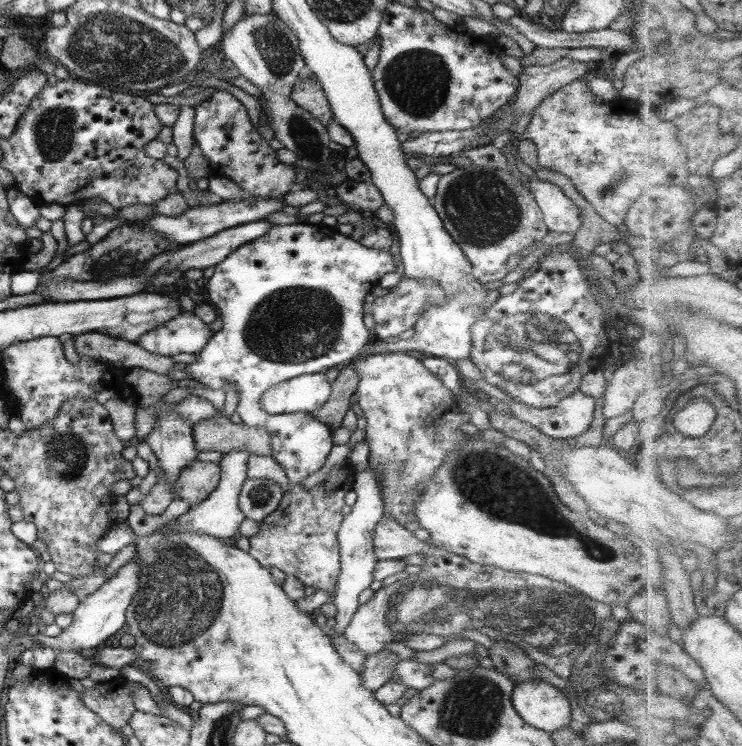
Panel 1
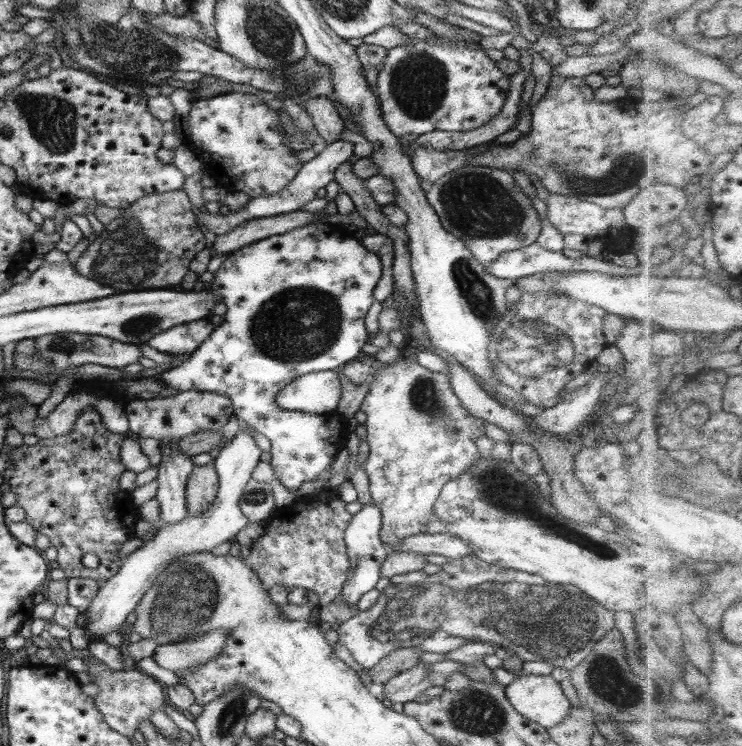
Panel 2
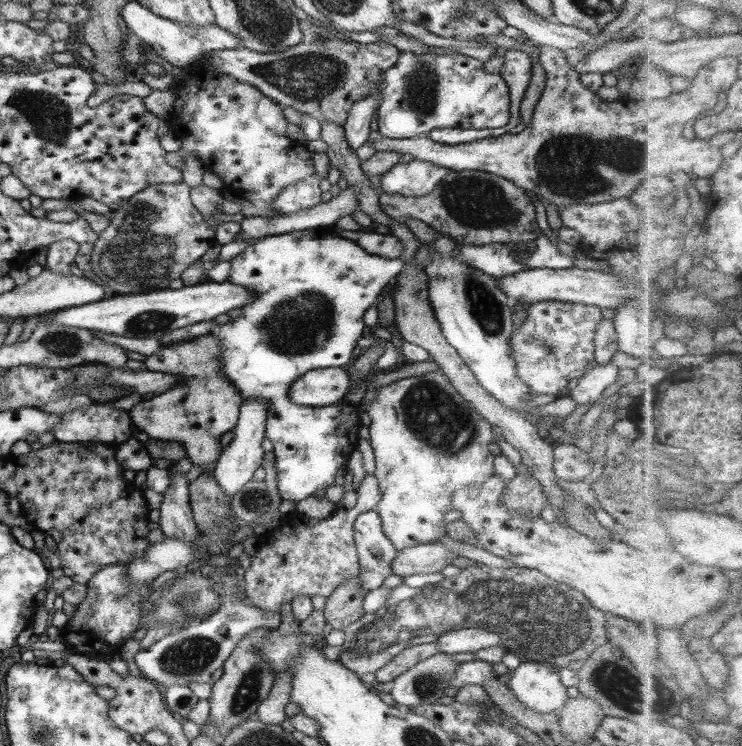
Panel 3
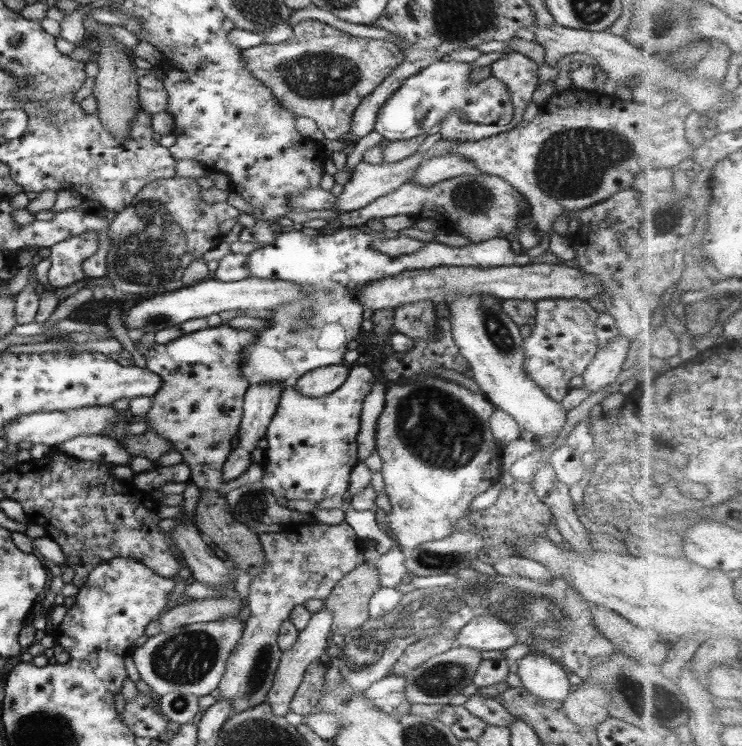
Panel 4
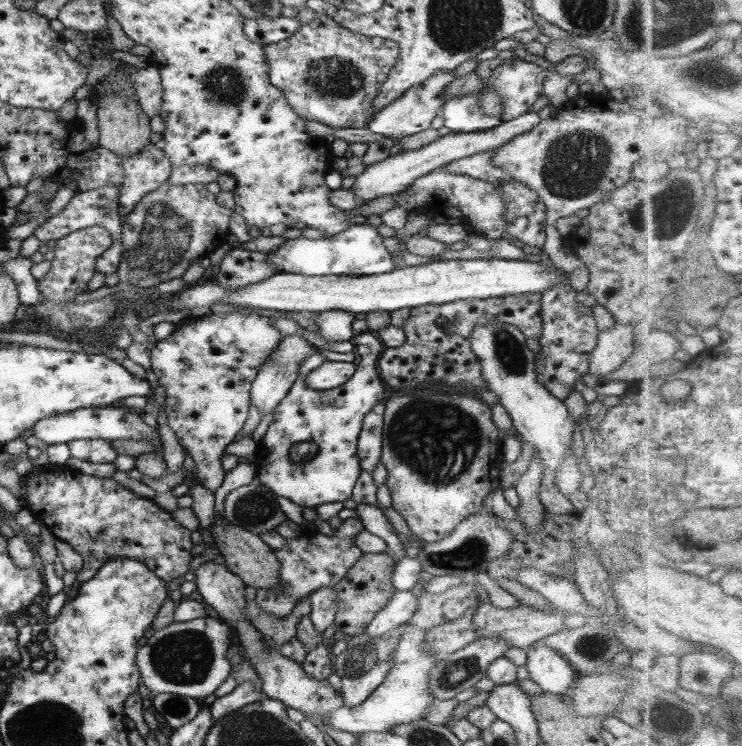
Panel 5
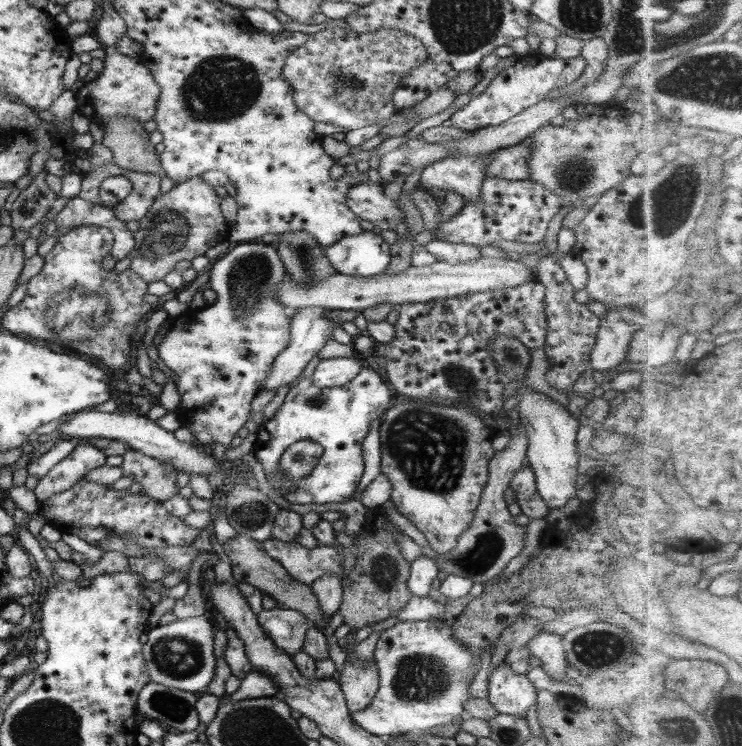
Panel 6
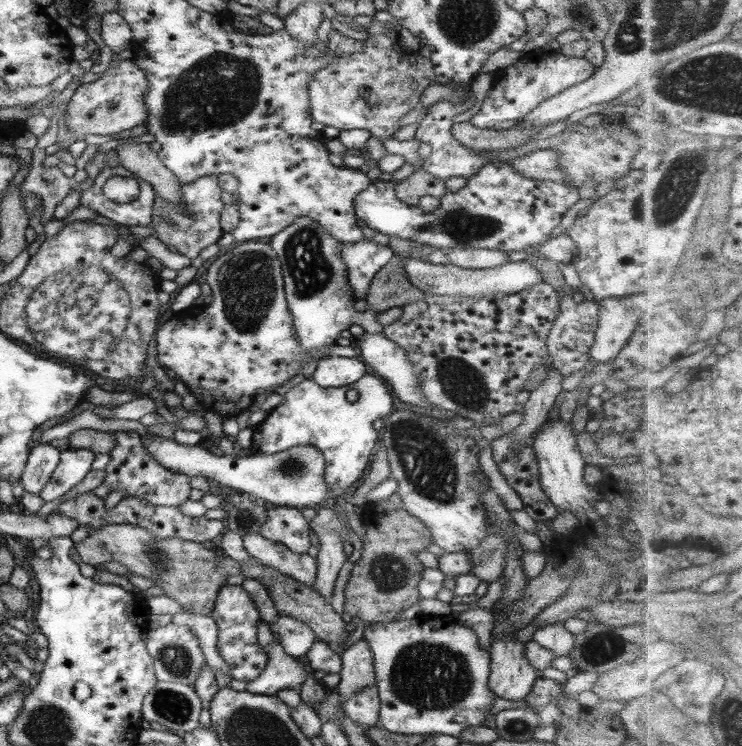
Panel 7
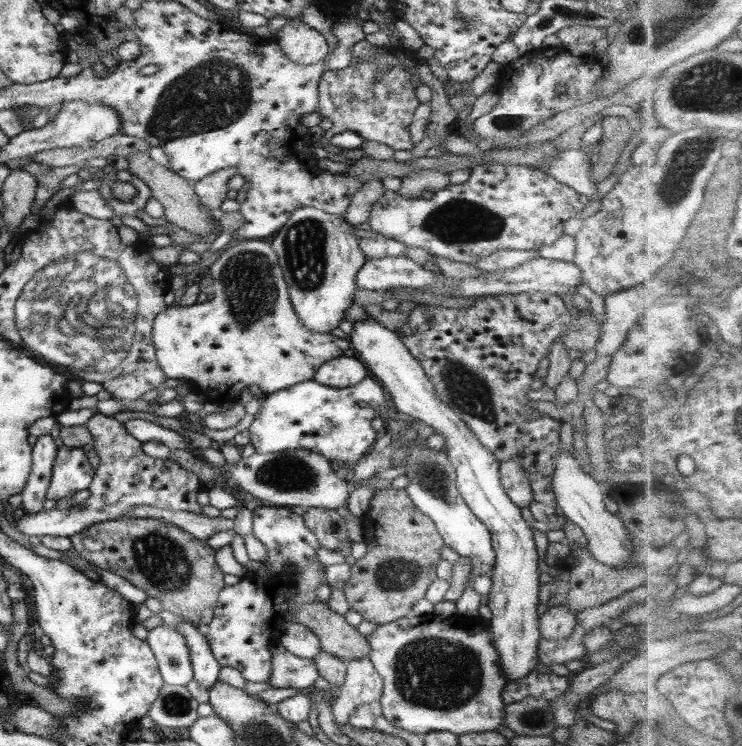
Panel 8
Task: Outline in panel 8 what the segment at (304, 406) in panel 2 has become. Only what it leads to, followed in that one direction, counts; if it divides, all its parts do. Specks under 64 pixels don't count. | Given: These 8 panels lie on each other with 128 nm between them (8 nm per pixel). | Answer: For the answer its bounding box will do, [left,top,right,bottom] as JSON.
[313,355,368,387]

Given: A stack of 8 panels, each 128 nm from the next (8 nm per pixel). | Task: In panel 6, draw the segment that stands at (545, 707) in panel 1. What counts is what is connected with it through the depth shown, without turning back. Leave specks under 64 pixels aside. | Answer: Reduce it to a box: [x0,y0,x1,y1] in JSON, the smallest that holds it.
[527,633,569,682]

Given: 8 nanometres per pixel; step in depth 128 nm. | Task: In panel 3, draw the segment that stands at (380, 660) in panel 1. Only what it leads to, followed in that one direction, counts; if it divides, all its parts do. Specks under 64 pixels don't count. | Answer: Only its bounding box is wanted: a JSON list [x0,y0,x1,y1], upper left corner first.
[375,641,439,683]

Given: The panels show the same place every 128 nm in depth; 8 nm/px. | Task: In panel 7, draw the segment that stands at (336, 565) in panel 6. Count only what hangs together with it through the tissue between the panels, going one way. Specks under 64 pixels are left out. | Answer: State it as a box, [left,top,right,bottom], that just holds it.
[243,534,317,587]

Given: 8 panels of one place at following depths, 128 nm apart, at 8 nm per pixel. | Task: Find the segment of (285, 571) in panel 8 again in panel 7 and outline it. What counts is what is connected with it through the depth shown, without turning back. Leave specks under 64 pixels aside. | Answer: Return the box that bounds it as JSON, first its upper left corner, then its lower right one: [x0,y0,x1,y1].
[210,505,310,682]

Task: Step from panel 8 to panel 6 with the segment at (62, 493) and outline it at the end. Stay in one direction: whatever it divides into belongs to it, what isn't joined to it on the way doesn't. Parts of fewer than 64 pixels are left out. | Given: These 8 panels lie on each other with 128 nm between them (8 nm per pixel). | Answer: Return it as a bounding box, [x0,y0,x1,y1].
[34,442,107,504]

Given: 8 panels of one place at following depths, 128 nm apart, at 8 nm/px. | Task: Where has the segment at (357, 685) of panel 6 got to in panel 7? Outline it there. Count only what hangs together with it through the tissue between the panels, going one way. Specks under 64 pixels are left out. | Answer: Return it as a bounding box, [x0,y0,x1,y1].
[343,683,381,729]

